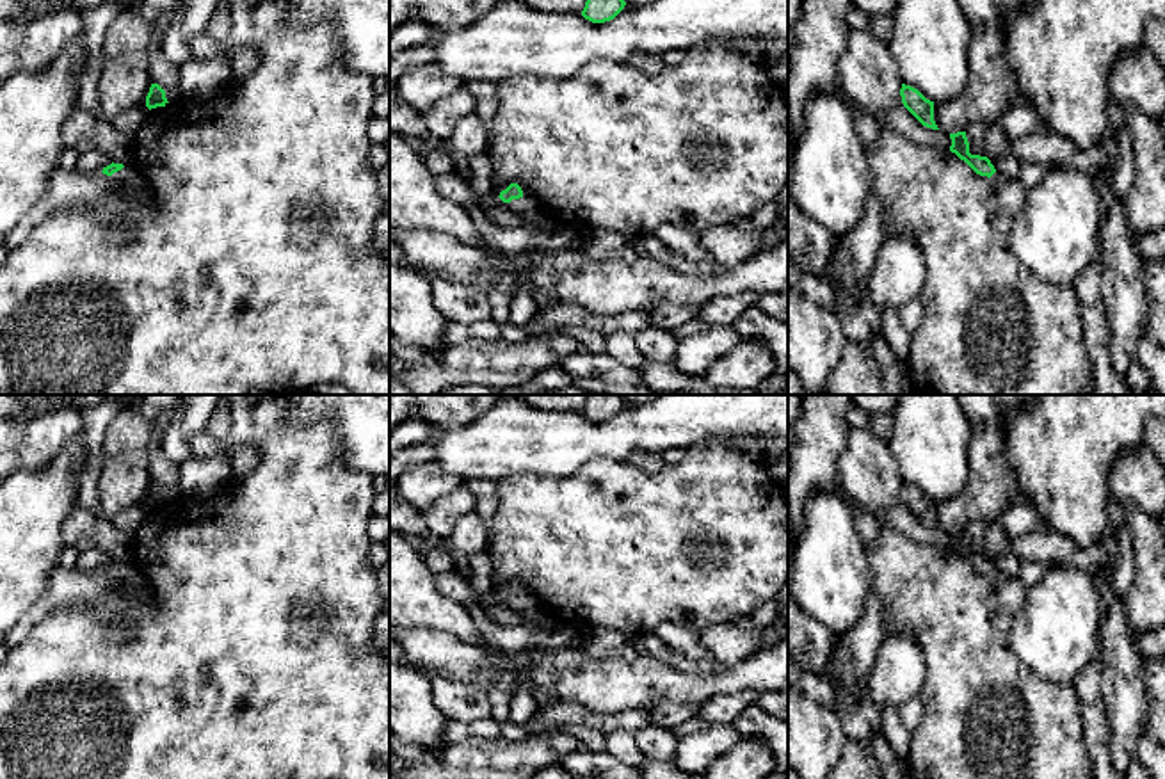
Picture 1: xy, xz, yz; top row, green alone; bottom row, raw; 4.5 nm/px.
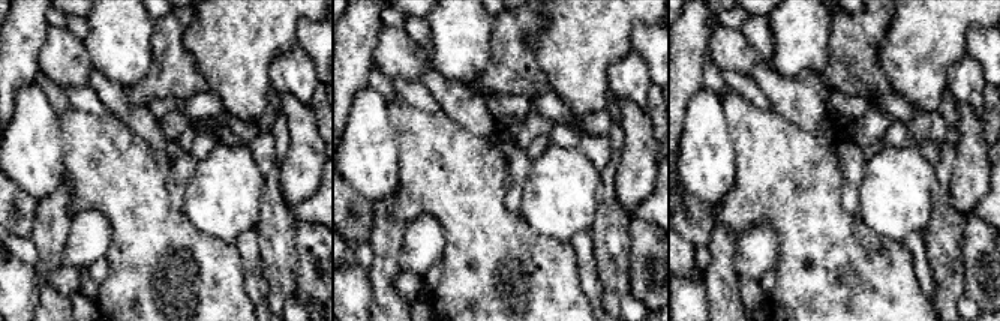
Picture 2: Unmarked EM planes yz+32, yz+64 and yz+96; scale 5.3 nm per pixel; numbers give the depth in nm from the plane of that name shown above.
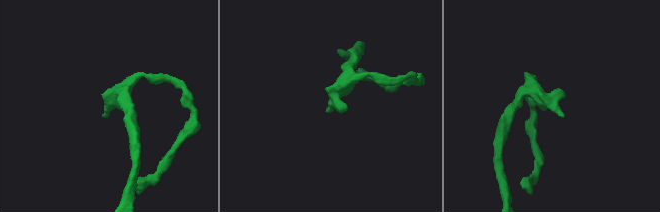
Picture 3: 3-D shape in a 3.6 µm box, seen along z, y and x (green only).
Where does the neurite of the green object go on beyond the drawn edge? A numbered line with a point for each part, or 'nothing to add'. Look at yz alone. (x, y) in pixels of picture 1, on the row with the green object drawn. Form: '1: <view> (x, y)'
1: yz (1009, 194)

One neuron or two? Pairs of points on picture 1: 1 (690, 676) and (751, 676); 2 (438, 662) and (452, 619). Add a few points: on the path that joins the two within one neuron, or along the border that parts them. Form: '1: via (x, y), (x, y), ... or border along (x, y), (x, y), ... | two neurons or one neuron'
1: via (705, 676), (737, 676) | one neuron
2: border along (408, 626), (438, 628), (468, 642), (486, 644) | two neurons

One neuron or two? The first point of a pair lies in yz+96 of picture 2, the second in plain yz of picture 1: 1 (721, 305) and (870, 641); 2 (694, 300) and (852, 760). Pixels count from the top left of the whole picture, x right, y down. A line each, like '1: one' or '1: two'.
1: one
2: two

